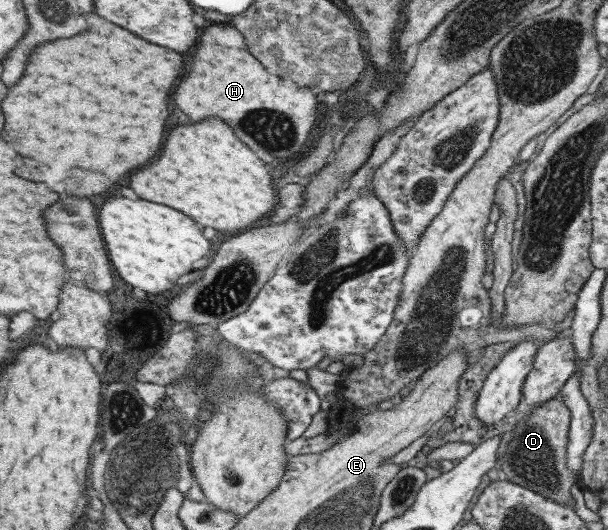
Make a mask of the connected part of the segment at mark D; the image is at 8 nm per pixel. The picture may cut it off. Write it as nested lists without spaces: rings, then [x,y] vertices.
[[[560,392],[550,401],[523,416],[511,429],[511,442],[505,446],[505,452],[499,452],[501,470],[509,481],[526,486],[529,490],[552,498],[555,502],[570,505],[570,490],[573,484],[580,482],[566,465],[566,444],[570,427],[571,411],[560,399]]]

